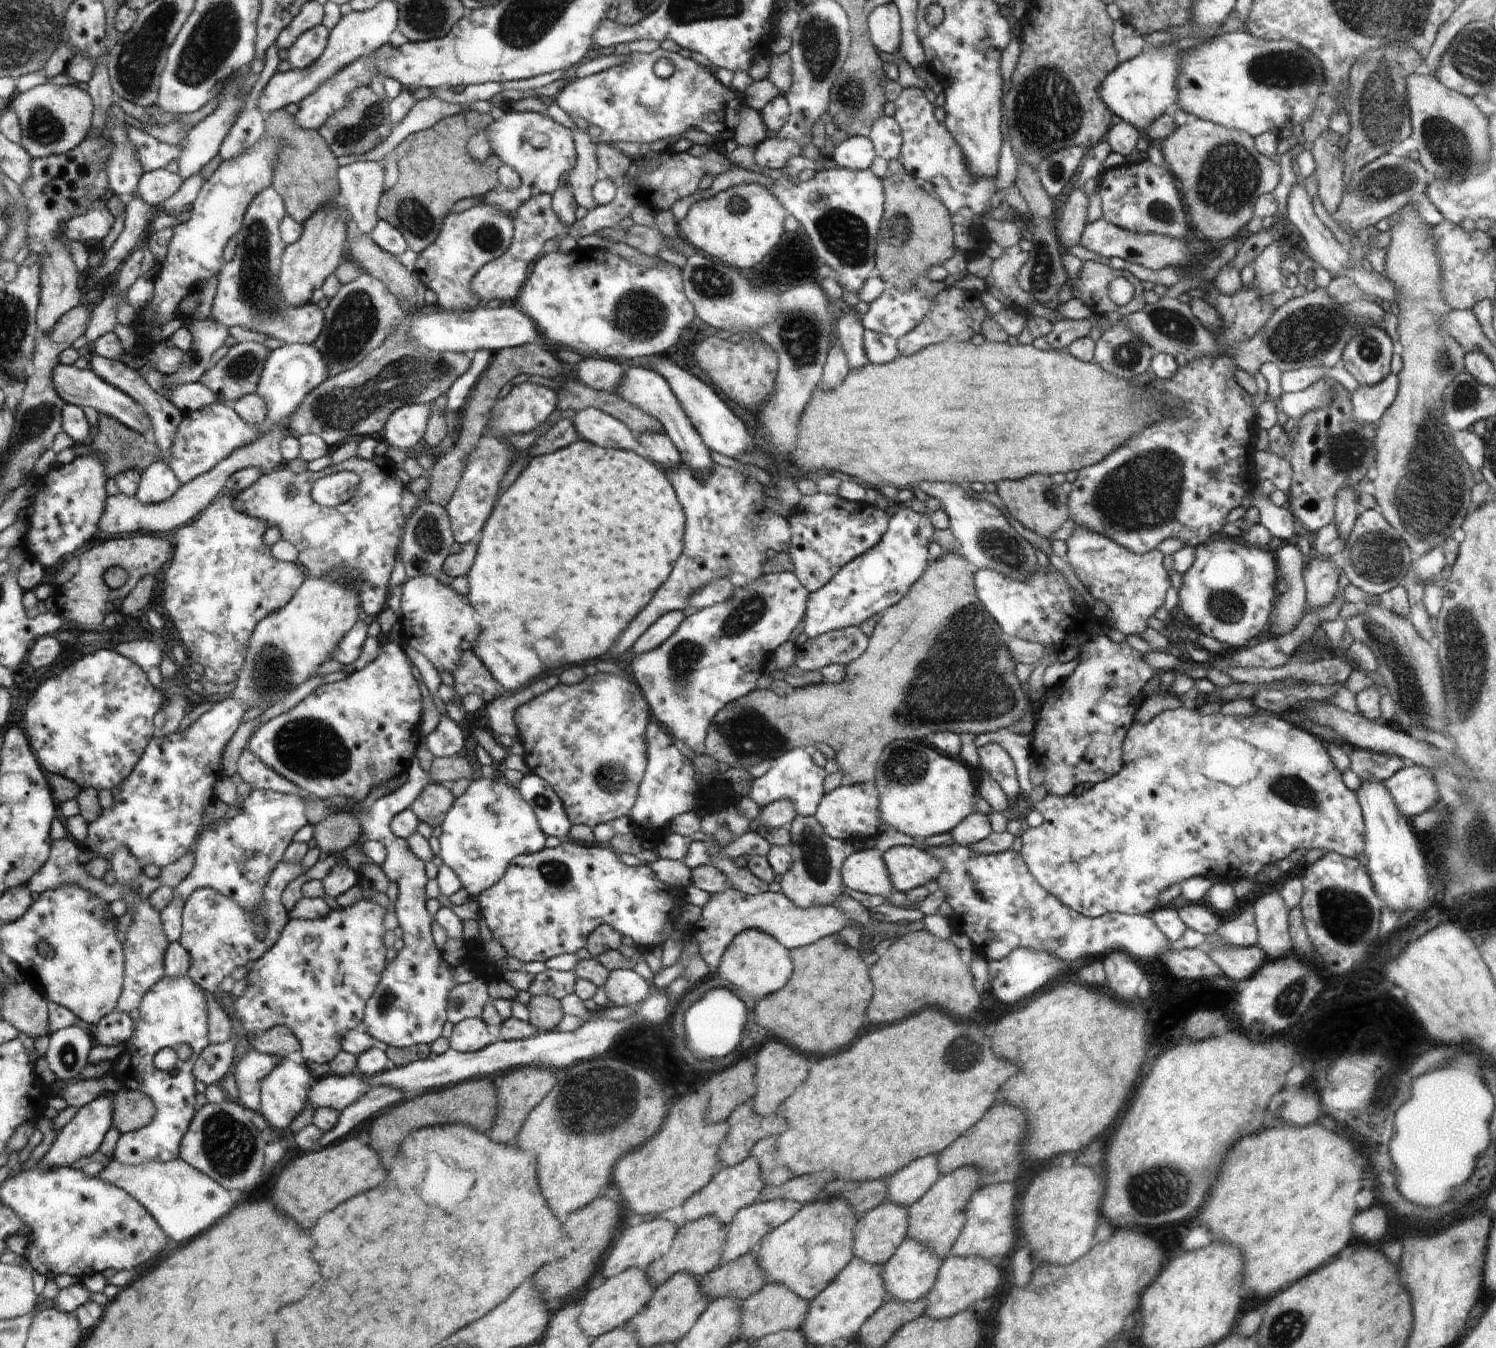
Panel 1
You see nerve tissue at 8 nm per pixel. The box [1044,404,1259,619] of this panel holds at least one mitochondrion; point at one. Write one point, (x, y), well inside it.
(1142, 494)

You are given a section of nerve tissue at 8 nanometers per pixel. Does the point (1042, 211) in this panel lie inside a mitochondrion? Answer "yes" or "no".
no

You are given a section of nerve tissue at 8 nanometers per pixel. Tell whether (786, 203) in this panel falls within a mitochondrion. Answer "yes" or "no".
no

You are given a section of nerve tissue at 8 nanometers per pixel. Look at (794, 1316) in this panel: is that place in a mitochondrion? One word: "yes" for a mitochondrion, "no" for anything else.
no

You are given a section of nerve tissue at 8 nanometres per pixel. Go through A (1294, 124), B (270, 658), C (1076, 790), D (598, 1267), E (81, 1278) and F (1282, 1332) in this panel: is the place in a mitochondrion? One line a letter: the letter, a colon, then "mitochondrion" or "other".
A: other
B: mitochondrion
C: other
D: other
E: other
F: mitochondrion

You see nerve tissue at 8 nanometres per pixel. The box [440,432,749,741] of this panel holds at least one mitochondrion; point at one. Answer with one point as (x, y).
(683, 660)

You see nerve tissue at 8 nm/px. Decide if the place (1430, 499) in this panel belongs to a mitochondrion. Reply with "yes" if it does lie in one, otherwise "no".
yes

